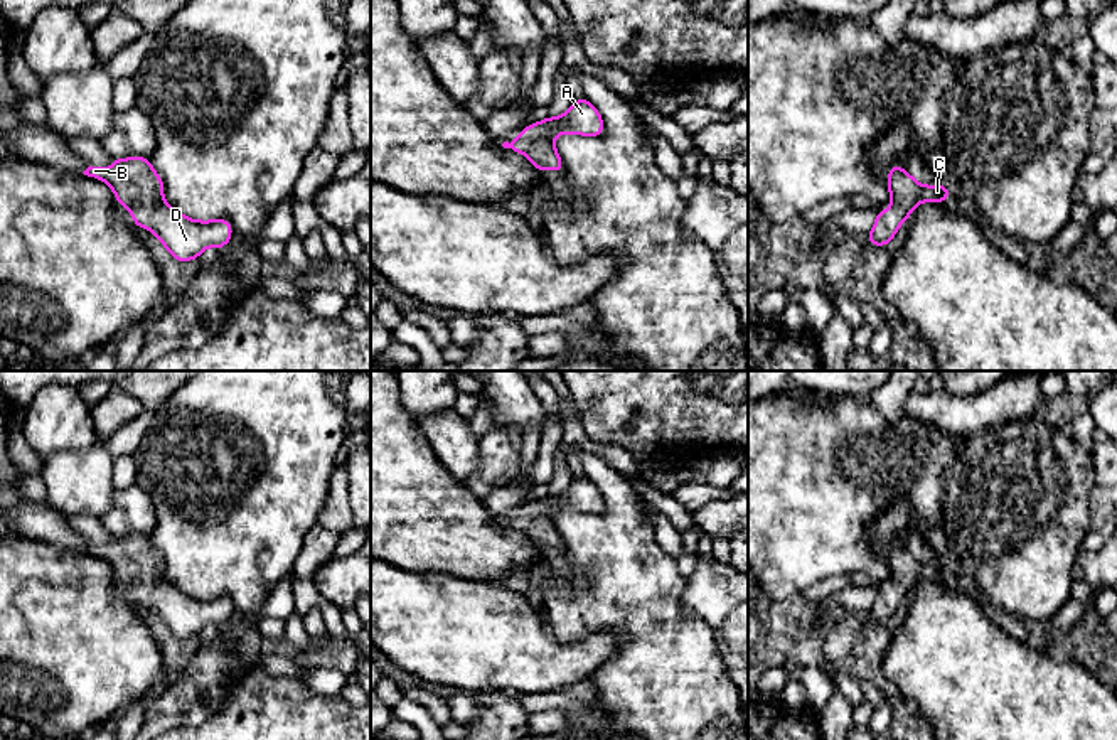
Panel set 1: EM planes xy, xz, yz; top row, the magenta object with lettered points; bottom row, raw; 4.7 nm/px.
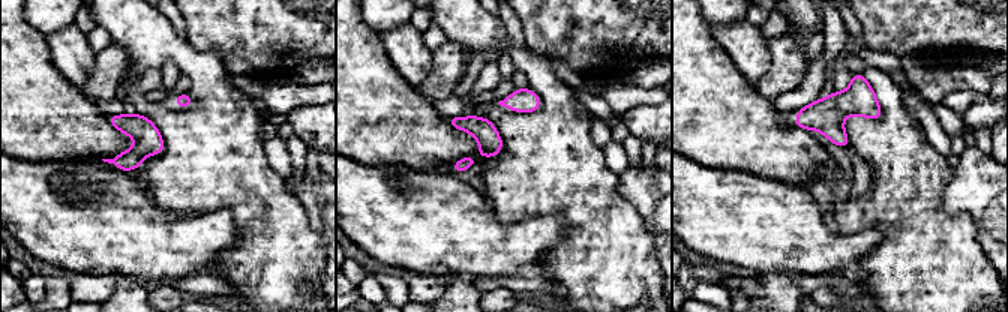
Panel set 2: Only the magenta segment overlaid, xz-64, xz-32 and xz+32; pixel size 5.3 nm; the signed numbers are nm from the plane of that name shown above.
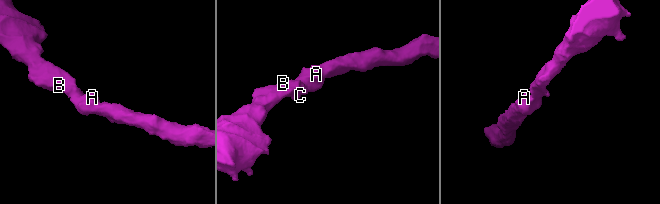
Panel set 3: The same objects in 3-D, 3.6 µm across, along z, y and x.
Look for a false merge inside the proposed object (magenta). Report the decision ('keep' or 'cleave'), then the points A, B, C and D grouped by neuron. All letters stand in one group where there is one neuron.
keep; A B C D

